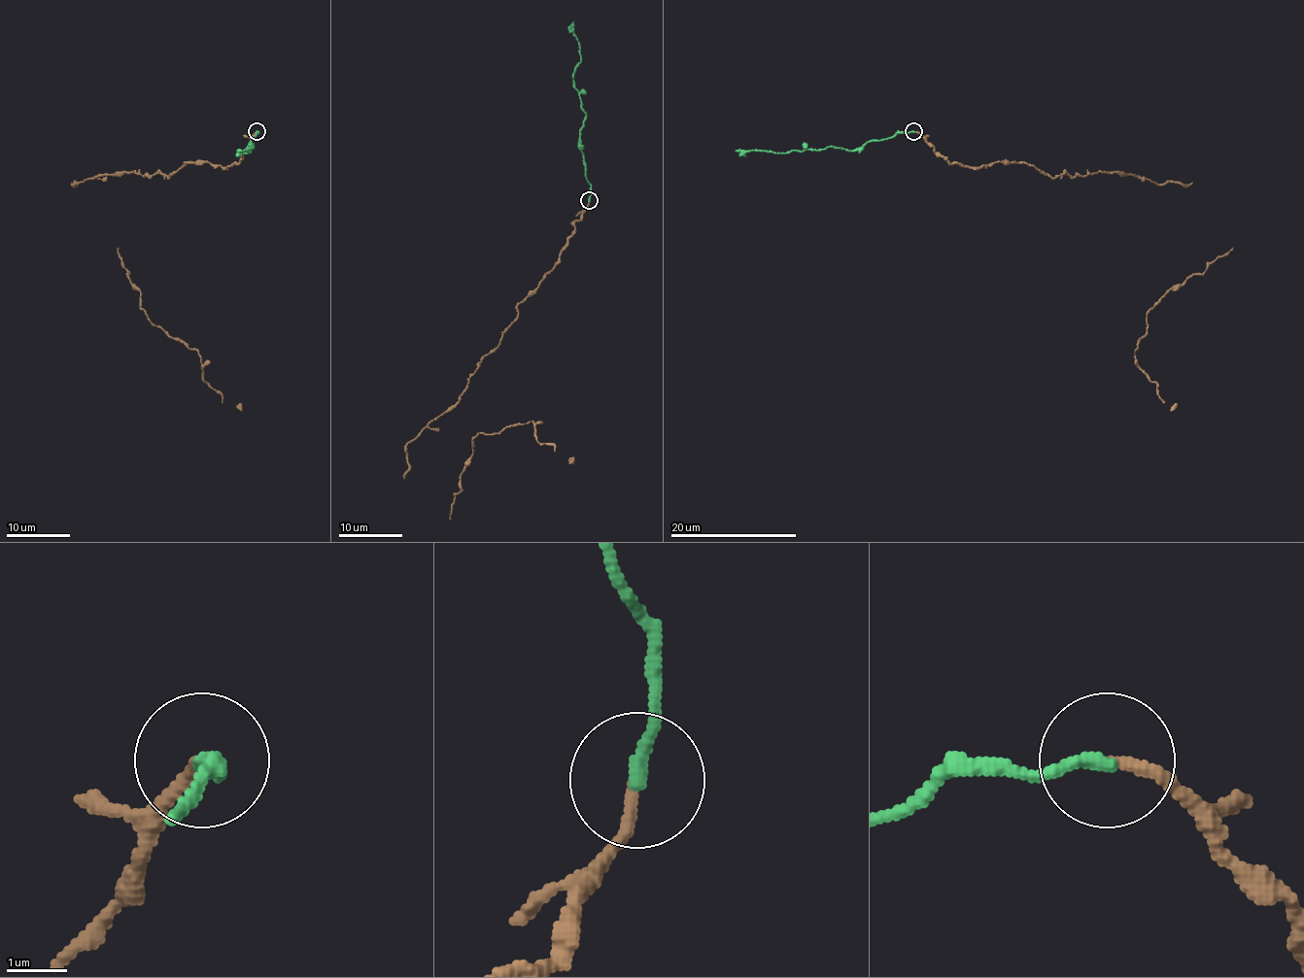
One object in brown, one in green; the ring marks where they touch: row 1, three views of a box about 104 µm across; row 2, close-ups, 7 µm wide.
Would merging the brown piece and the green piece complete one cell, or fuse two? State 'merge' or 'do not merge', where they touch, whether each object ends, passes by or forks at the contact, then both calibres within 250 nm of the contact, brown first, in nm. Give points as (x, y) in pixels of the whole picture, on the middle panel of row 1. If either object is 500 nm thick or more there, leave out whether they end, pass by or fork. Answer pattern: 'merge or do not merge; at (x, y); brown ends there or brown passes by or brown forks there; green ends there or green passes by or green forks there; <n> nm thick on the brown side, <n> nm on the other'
merge; at (589, 200); brown ends there; green ends there; 190 nm thick on the brown side, 240 nm on the other

